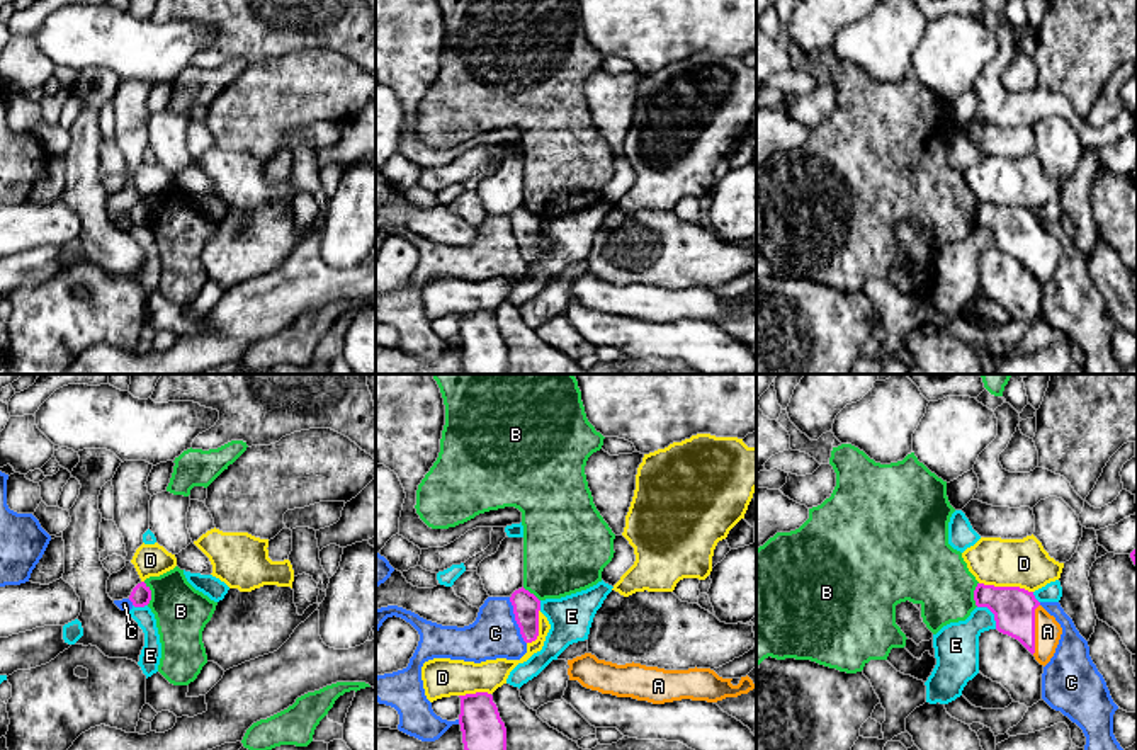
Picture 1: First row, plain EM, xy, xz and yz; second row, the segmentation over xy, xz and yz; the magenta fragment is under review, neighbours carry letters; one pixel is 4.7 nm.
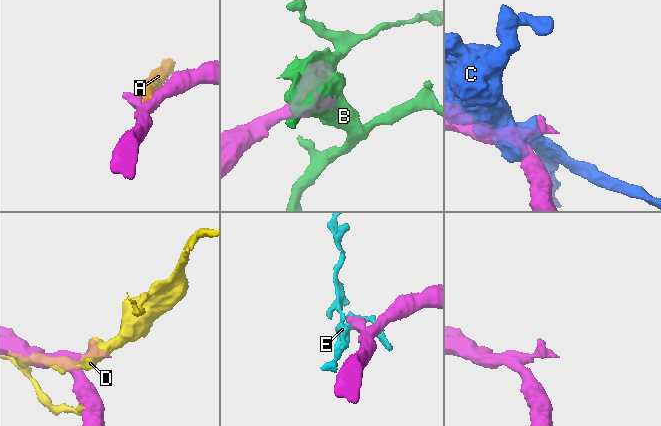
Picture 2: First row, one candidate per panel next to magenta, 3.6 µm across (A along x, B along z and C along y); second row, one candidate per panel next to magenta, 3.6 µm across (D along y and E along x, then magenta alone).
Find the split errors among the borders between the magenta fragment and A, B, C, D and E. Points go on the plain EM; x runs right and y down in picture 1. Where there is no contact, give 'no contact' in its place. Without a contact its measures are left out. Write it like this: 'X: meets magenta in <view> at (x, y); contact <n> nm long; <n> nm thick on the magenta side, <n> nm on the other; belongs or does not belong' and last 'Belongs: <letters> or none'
A: meets magenta in yz at (1034, 249); contact 240 nm long; 200 nm thick on the magenta side, 130 nm on the other; belongs
B: meets magenta in xy at (150, 213); contact 110 nm long; 90 nm thick on the magenta side, 260 nm on the other; does not belong
C: meets magenta in xz at (515, 238); contact 240 nm long; 130 nm thick on the magenta side, 220 nm on the other; does not belong
D: meets magenta in yz at (1006, 206); contact 260 nm long; 200 nm thick on the magenta side, 220 nm on the other; does not belong
E: meets magenta in yz at (993, 232); contact 140 nm long; 200 nm thick on the magenta side, 220 nm on the other; does not belong
Belongs: A

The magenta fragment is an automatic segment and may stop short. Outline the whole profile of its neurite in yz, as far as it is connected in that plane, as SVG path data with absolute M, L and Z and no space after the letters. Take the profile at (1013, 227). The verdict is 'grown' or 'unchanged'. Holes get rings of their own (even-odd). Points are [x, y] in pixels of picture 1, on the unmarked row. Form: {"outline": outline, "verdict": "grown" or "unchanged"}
{"outline": "M977 202L974 219L977 226L987 226L994 233L999 252L1018 259L1040 284L1045 286L1050 281L1062 247L1040 224L1033 211Z", "verdict": "grown"}

